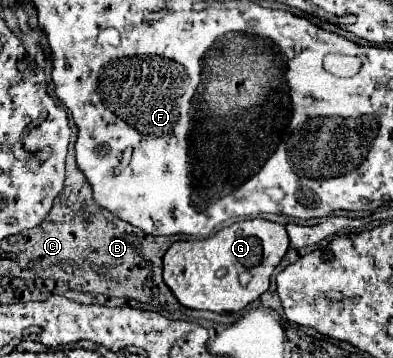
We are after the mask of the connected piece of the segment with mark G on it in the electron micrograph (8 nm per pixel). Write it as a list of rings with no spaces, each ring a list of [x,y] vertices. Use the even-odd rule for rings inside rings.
[[[246,219],[232,223],[230,227],[220,229],[212,237],[200,239],[200,241],[178,241],[172,243],[170,249],[164,255],[164,281],[174,293],[174,297],[190,309],[208,309],[216,313],[228,313],[228,311],[242,311],[248,303],[258,299],[262,293],[270,287],[270,275],[276,269],[276,265],[282,261],[290,247],[290,239],[286,233],[286,227],[280,223],[272,223],[266,219]],[[226,269],[224,277],[218,277],[216,271]]]

